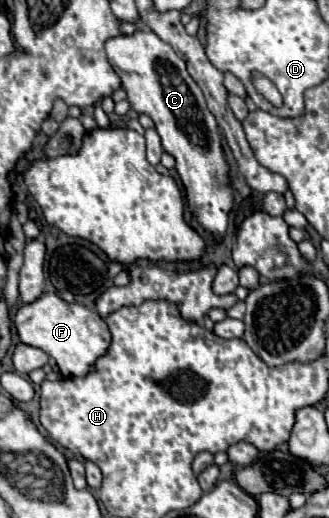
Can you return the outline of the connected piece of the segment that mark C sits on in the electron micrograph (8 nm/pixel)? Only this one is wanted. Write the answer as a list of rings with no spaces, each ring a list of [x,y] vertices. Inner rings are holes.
[[[137,30],[133,34],[109,38],[105,50],[113,70],[127,90],[131,108],[153,118],[165,152],[177,160],[177,172],[183,180],[187,200],[201,226],[213,232],[217,240],[223,238],[227,230],[227,214],[233,206],[233,192],[227,176],[229,166],[221,150],[221,132],[215,116],[207,110],[203,92],[189,76],[185,62],[151,30]]]

